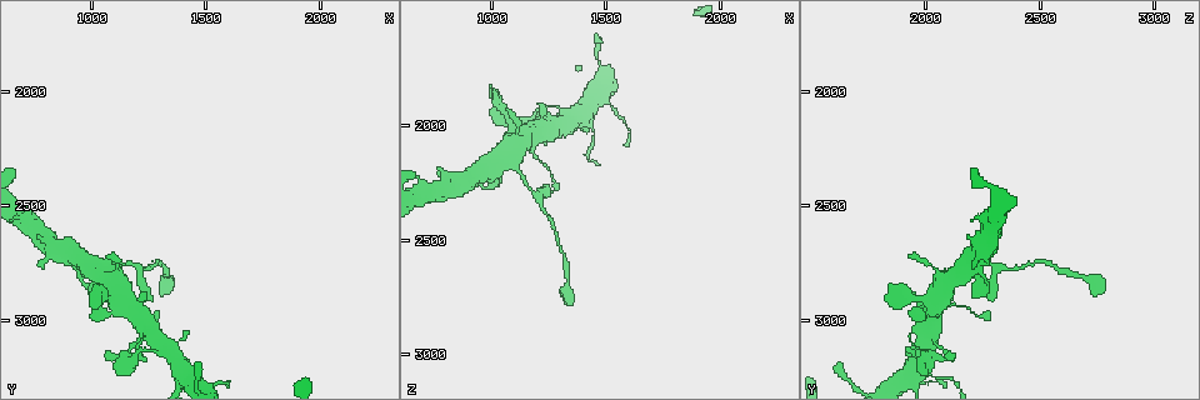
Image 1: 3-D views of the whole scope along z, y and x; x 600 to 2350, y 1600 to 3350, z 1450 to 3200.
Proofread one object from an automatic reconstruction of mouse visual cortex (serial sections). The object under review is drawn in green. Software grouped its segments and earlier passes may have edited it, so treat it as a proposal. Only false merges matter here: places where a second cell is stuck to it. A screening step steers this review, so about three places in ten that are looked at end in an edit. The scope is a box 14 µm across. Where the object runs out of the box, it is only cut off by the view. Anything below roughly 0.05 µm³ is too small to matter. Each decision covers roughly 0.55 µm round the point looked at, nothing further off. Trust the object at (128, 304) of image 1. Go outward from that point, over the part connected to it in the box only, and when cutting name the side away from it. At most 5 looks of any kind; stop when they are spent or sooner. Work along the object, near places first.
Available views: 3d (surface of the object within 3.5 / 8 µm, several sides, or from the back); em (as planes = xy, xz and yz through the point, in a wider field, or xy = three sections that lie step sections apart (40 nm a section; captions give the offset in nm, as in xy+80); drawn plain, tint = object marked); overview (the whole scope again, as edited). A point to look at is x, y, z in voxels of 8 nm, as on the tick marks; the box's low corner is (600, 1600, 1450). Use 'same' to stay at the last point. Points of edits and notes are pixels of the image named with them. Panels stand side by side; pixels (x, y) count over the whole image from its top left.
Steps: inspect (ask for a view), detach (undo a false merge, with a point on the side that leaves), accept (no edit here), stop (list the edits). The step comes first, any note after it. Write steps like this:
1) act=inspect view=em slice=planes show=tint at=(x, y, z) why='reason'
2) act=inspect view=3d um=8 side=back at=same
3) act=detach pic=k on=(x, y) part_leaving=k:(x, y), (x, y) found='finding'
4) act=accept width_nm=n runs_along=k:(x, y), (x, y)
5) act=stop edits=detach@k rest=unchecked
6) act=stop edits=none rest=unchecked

act=inspect view=3d um=3.5 at=(1140, 2750, 2230) why='thick turns thin'

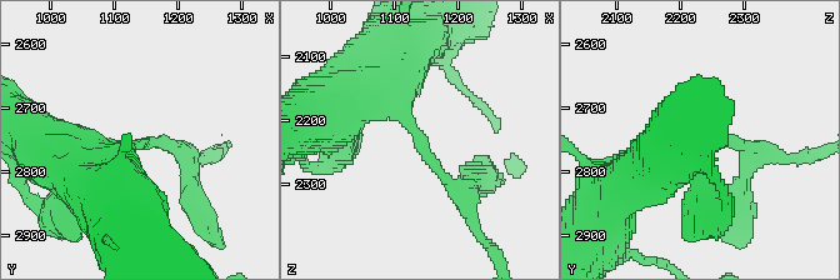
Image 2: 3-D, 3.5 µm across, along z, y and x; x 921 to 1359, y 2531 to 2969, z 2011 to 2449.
act=inspect view=em slice=xy step=5 show=tint at=(1145, 2750, 2230) arm_widths_nm=150,600 why='need the tissue'

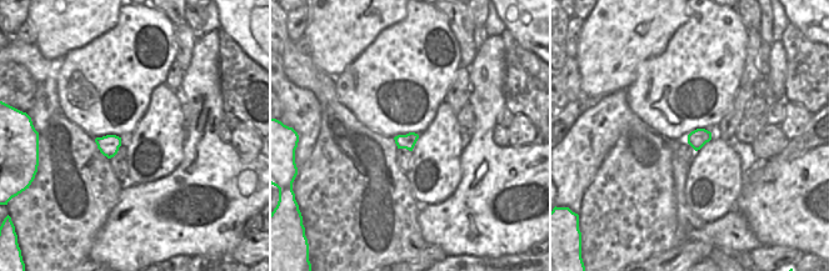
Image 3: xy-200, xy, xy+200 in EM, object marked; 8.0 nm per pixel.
act=accept width_nm=130 runs_along=2:(390, 74), (425, 158), (468, 201) found='all the same cell'

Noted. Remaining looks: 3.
act=inspect view=3d um=3.5 at=(1320, 3150, 1960) why='abrupt turn'

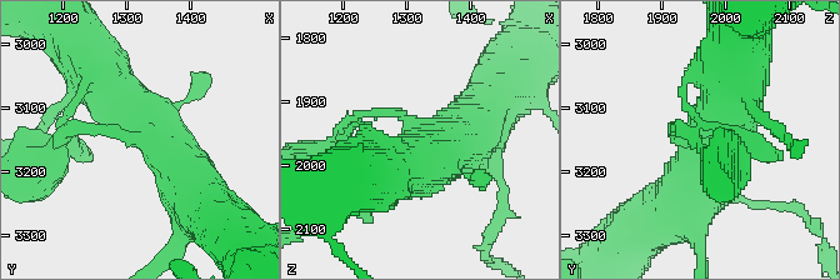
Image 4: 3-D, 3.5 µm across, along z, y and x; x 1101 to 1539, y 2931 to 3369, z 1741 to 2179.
act=inspect view=em slice=xy step=2 show=plain at=(1320, 3145, 1955)

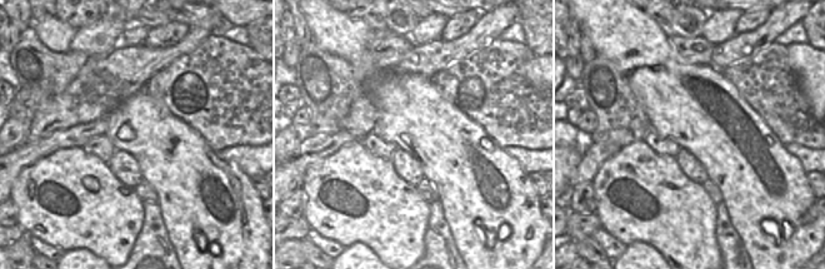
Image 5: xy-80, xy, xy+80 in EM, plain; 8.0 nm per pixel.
act=inspect view=em slice=xy step=2 show=tint at=same why='with the object marked'

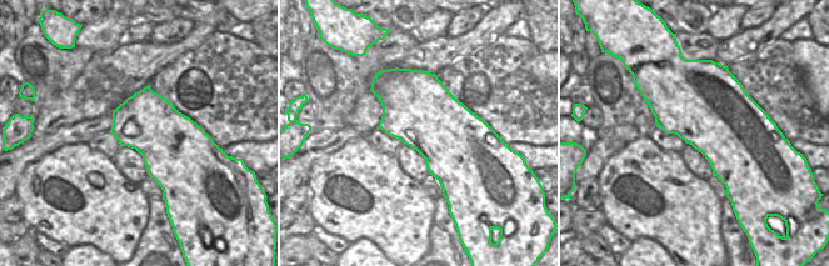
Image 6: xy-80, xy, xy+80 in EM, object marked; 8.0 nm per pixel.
act=accept found='all the same cell'

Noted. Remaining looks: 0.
act=stop edits=none rest=unchecked

